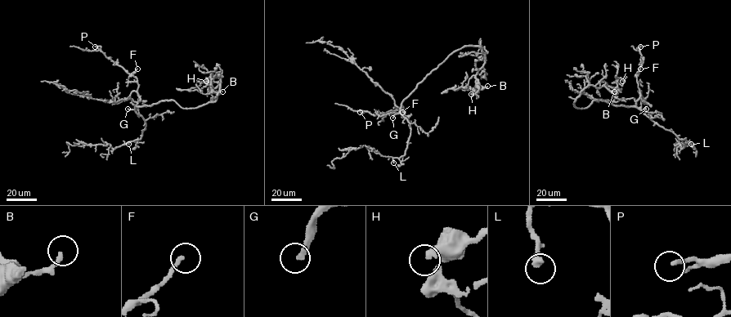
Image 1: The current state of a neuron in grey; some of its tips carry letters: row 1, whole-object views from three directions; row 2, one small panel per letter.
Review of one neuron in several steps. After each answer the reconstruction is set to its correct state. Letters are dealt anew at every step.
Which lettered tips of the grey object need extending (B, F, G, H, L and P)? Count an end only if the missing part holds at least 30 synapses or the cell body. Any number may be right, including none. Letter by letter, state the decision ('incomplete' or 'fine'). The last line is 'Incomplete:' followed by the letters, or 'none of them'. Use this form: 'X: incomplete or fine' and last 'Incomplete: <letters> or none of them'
B: fine
F: fine
G: incomplete
H: fine
L: fine
P: fine
Incomplete: G

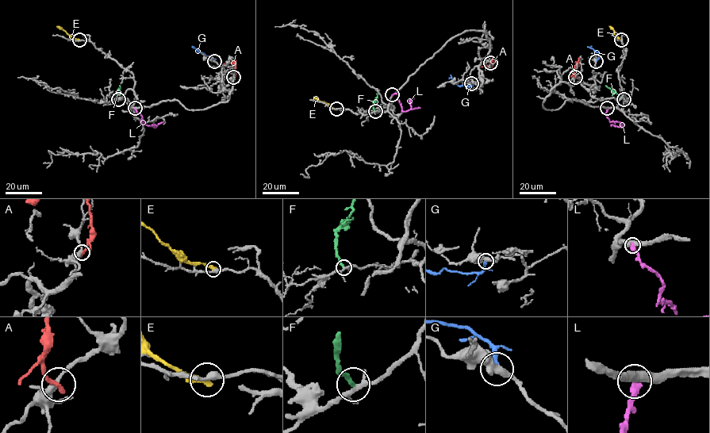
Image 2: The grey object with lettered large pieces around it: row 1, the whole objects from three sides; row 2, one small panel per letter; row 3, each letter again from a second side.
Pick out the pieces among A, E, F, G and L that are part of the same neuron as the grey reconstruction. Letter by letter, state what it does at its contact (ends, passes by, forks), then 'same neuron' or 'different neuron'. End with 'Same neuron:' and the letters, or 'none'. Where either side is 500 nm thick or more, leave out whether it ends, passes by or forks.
A: it ends there; different neuron
E: it ends there; different neuron
F: it ends there; different neuron
G: it ends there; different neuron
L: it ends there; different neuron
Same neuron: none

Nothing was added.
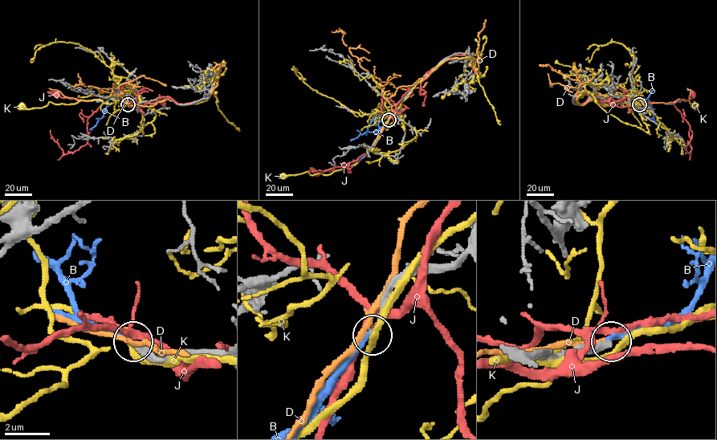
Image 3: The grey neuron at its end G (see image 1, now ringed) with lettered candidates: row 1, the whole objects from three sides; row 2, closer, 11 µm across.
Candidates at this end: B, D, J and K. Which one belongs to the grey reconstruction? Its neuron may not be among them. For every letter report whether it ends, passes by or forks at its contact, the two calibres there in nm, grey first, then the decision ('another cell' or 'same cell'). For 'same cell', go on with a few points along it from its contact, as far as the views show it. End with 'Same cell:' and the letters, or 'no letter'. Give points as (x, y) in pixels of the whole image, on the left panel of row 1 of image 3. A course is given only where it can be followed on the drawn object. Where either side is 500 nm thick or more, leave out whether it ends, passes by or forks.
B: it ends; calibres 280 and 240 nm; another cell
D: it passes by; calibres 320 and 200 nm; another cell
J: it forks; calibres 440 and 240 nm; another cell
K: it passes by; calibres 360 and 260 nm; another cell
Same cell: no letter

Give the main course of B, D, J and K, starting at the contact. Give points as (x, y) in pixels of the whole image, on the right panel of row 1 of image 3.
B: (639, 104), (645, 99), (651, 103), (653, 117), (660, 130)
D: (638, 104), (623, 107), (617, 101), (604, 106), (596, 98), (580, 105), (579, 81), (539, 65)
J: (637, 104), (647, 102), (674, 103), (678, 99), (690, 100), (693, 94)
K: (638, 105), (650, 102), (668, 103), (683, 99), (693, 104), (694, 102), (691, 106), (694, 108), (695, 106)

